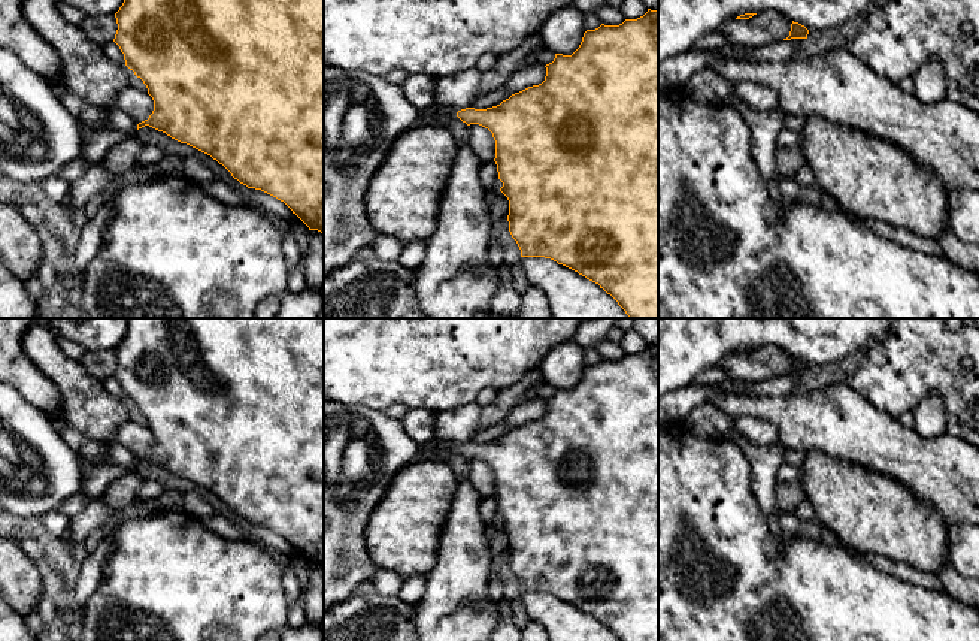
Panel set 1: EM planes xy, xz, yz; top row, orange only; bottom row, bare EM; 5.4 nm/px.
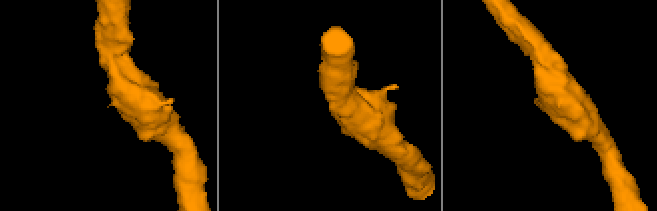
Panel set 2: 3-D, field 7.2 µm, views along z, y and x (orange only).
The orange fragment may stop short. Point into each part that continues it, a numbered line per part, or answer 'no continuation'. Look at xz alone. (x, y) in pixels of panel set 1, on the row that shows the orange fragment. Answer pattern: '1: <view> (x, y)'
1: xz (427, 117)

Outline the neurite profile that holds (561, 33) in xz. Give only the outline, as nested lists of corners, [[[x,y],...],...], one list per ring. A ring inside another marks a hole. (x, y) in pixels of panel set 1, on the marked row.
[[[569,6],[551,15],[539,34],[543,46],[551,52],[572,55],[579,48],[585,31],[582,12]]]

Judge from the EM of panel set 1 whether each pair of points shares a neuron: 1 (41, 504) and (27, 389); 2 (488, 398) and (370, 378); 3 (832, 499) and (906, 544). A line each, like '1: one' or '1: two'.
1: two
2: two
3: one

